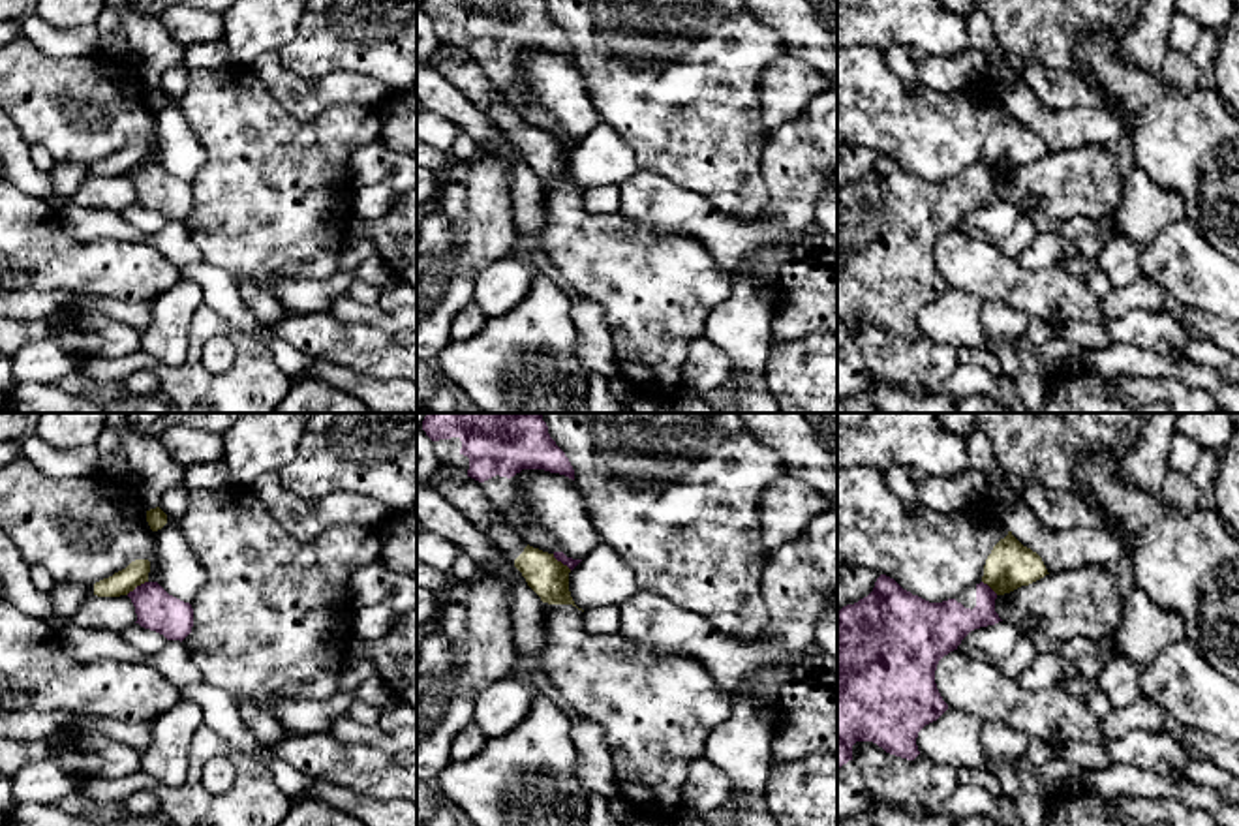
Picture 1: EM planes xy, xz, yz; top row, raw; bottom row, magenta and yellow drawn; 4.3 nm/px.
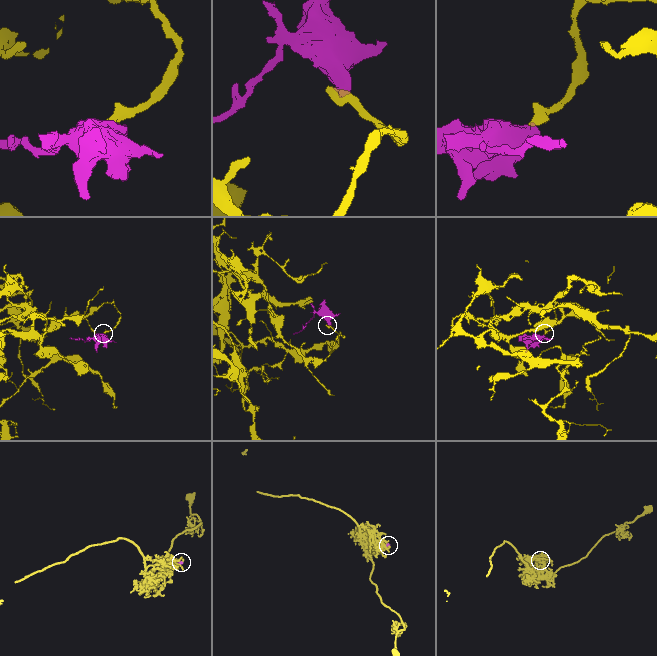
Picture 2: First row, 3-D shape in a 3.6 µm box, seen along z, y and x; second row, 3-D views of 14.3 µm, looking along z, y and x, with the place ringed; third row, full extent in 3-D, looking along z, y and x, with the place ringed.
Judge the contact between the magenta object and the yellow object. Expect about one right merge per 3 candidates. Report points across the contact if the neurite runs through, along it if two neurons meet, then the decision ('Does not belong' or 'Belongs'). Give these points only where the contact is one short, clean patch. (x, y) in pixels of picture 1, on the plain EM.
Boundary: xy (147, 160), (126, 173). Does not belong

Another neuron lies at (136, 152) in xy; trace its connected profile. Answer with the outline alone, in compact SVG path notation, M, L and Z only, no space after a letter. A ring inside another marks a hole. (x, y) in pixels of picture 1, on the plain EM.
M135 139L126 148L115 152L94 163L94 175L98 176L120 176L133 171L137 165L148 161L150 141Z

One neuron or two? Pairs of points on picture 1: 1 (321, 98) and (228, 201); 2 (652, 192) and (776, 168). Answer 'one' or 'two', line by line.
1: two
2: one

